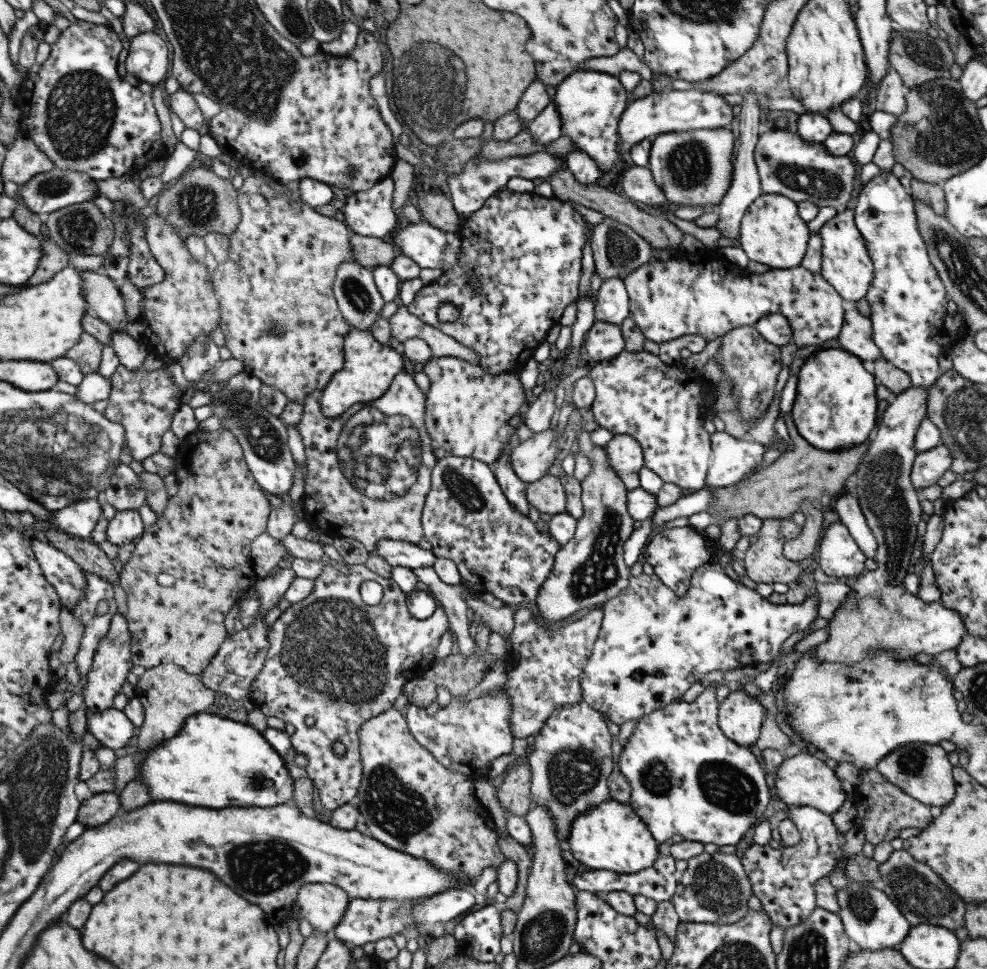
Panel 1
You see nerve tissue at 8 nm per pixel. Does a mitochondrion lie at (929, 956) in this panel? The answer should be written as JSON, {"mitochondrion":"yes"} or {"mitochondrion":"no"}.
{"mitochondrion":"no"}

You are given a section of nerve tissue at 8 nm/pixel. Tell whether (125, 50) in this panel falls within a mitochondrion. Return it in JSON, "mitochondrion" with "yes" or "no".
{"mitochondrion":"no"}

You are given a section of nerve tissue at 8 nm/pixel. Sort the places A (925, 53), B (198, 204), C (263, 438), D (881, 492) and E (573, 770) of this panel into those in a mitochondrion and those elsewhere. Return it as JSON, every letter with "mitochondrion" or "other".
{"A":"mitochondrion","B":"mitochondrion","C":"mitochondrion","D":"mitochondrion","E":"mitochondrion"}

